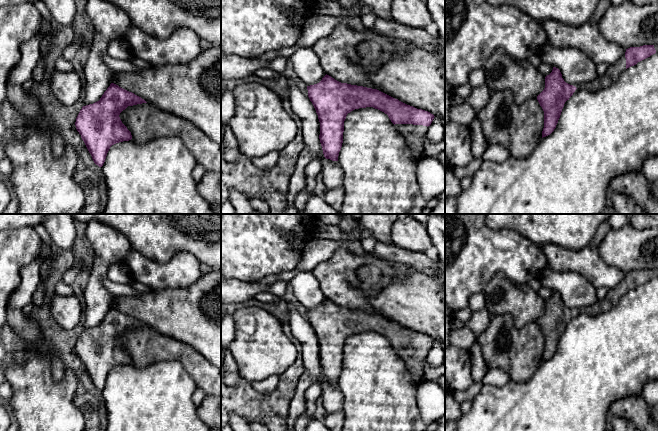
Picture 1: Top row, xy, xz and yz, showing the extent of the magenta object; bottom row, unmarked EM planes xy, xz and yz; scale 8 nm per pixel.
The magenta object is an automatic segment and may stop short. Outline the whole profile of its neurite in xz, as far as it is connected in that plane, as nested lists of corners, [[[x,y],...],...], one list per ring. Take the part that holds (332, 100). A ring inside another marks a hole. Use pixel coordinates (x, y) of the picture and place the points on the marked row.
[[[327,74],[319,83],[307,86],[307,90],[320,122],[319,139],[326,159],[338,161],[347,114],[366,107],[373,107],[387,114],[397,131],[404,137],[413,157],[418,160],[423,156],[427,128],[435,117],[430,112],[407,105],[377,89],[341,83]]]

